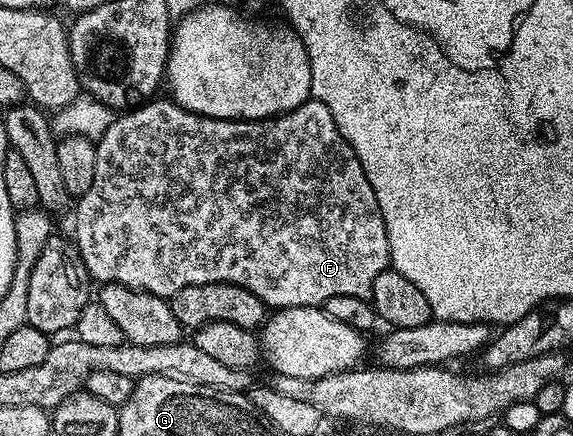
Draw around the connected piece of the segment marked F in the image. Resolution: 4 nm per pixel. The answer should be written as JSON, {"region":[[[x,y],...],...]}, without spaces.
{"region":[[[166,98],[148,101],[142,107],[128,109],[105,129],[95,144],[97,169],[93,173],[93,185],[89,193],[78,196],[73,207],[75,235],[73,242],[79,249],[79,258],[96,284],[120,283],[129,289],[148,291],[157,297],[170,300],[189,285],[232,283],[249,289],[264,305],[271,309],[285,307],[317,307],[329,297],[361,297],[367,299],[377,275],[389,267],[389,237],[381,209],[377,205],[377,193],[361,169],[361,161],[353,149],[341,137],[333,121],[333,113],[321,101],[310,98],[284,115],[272,119],[210,119],[178,107]]]}

